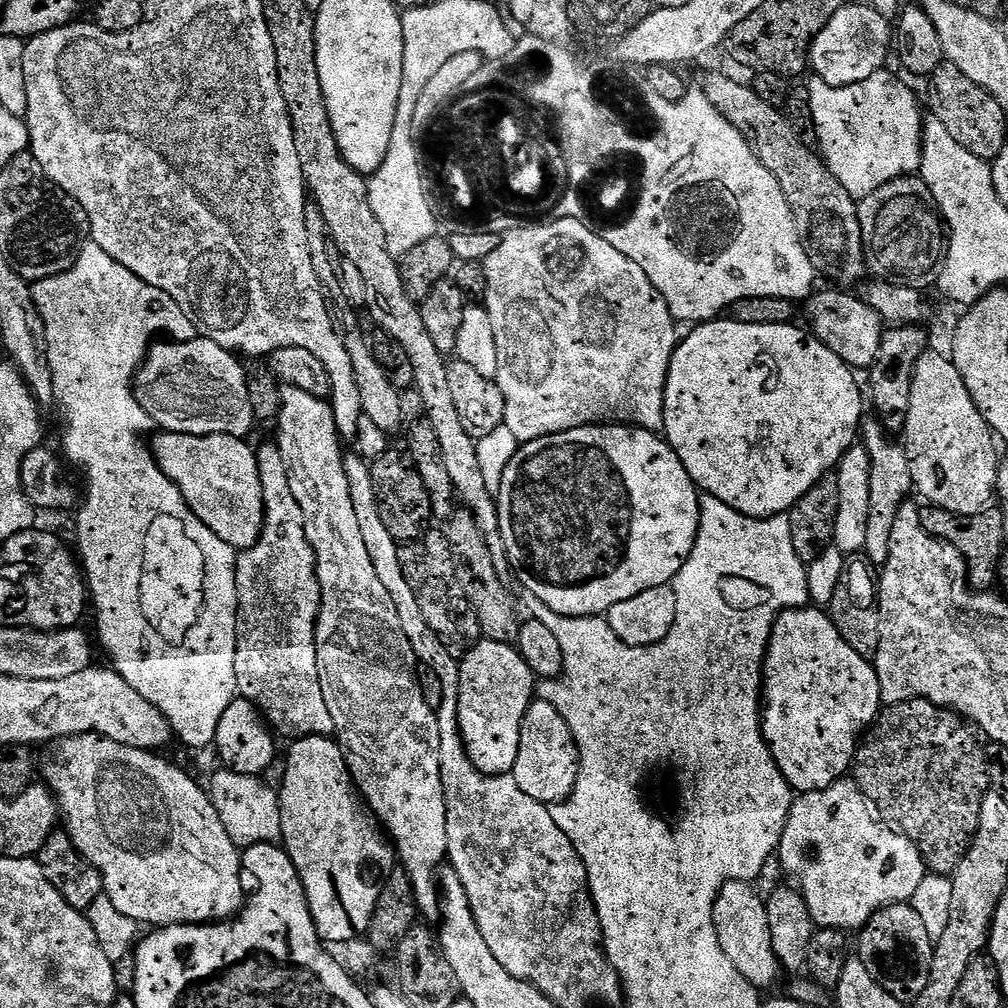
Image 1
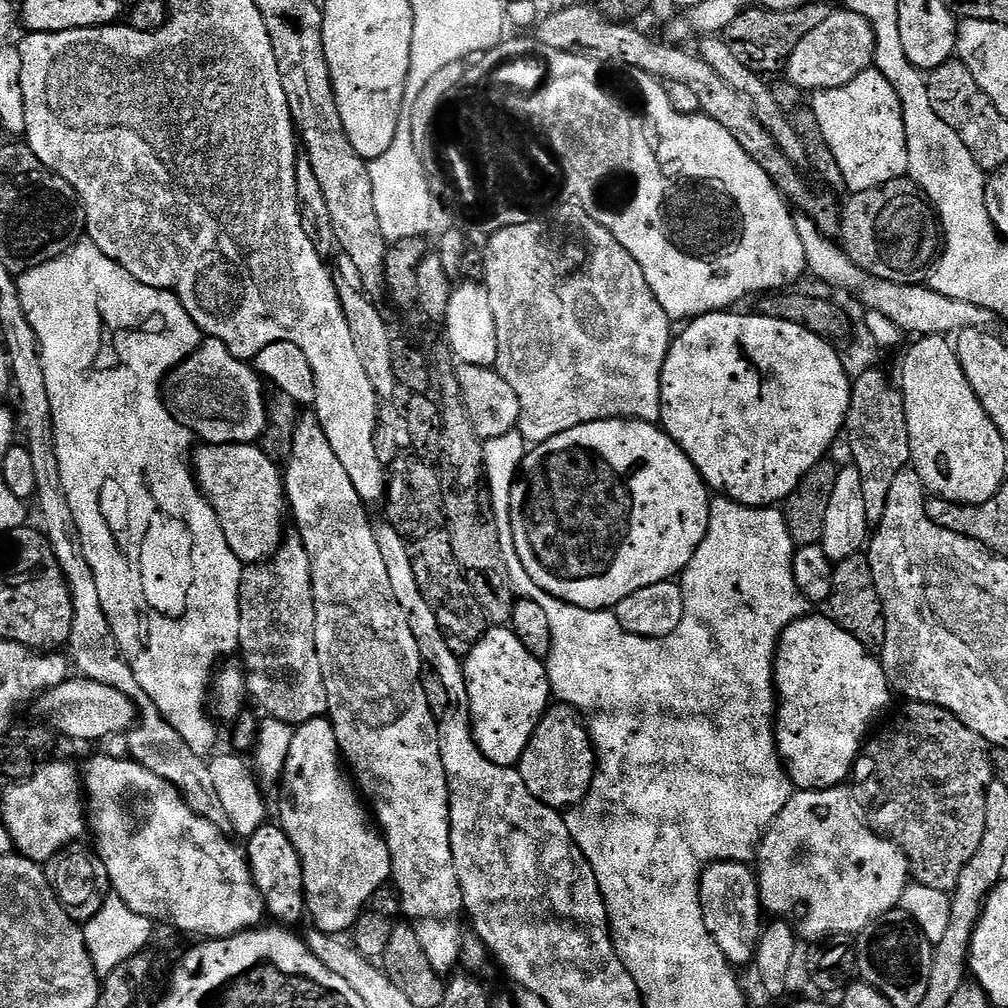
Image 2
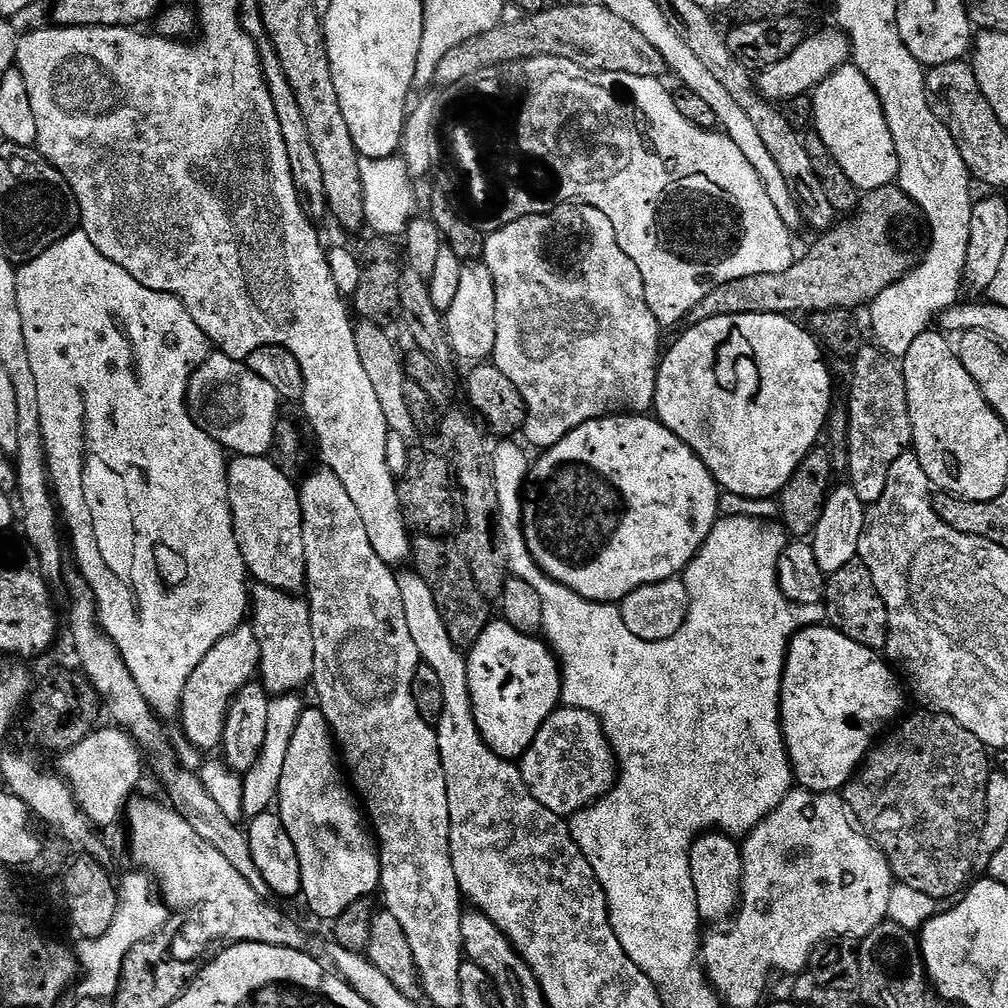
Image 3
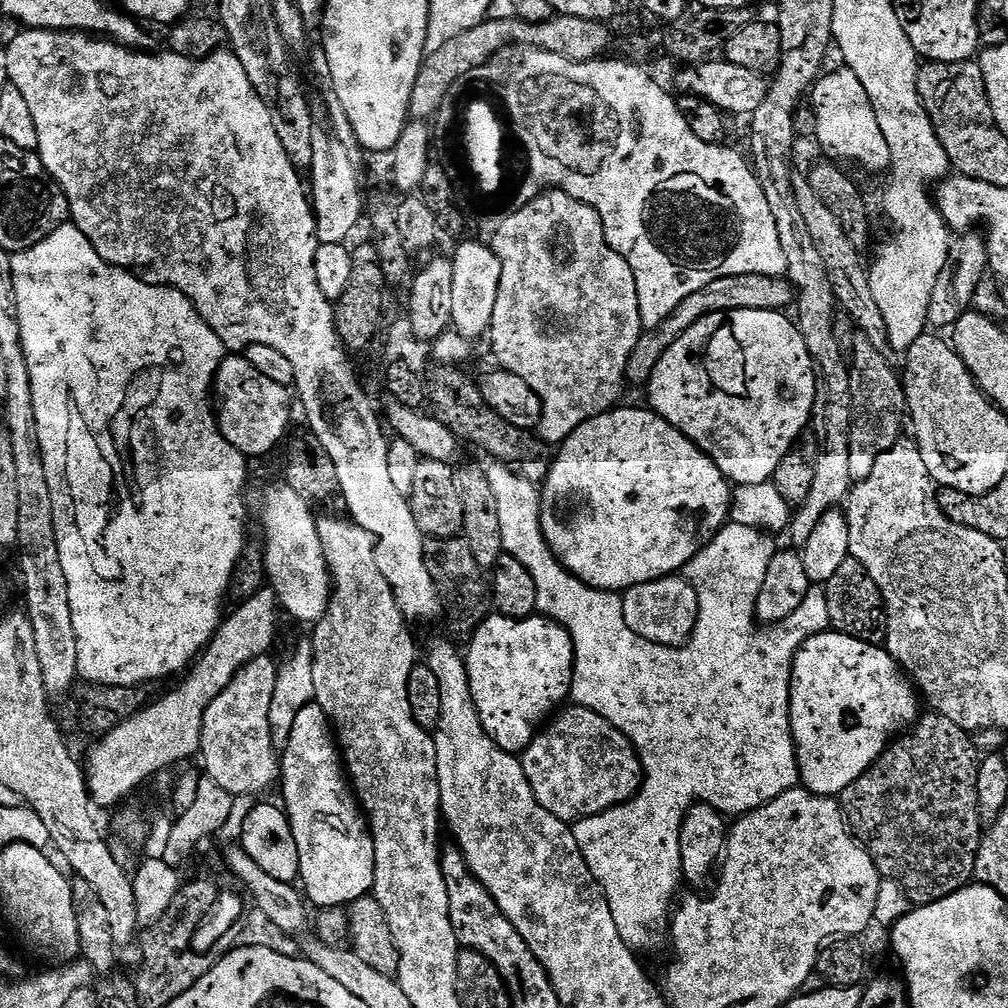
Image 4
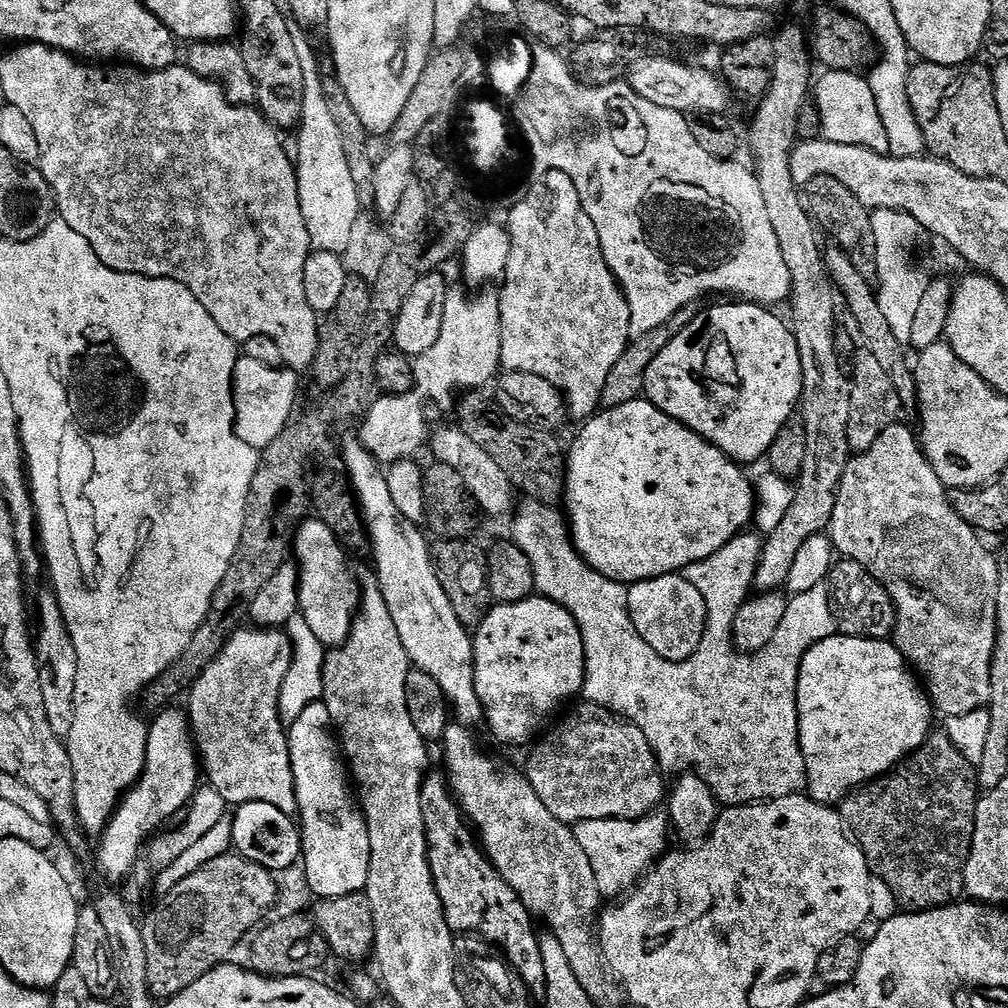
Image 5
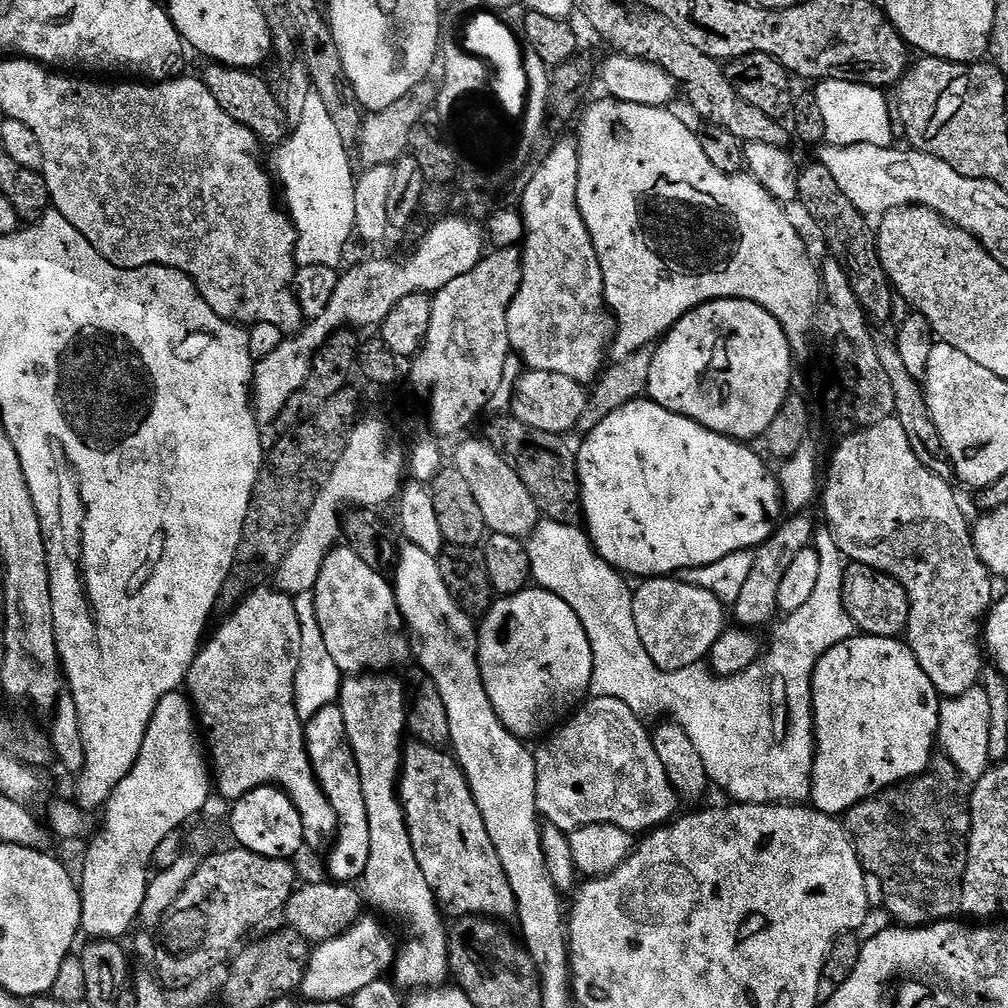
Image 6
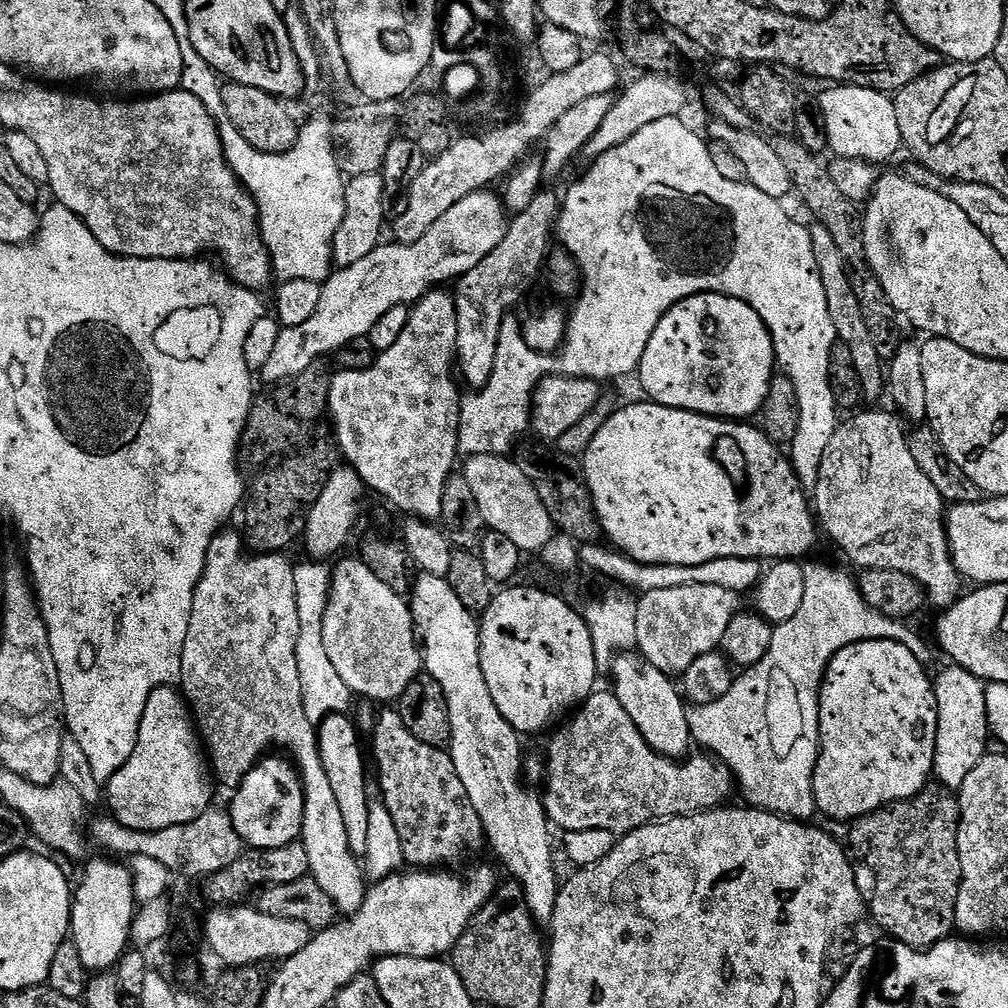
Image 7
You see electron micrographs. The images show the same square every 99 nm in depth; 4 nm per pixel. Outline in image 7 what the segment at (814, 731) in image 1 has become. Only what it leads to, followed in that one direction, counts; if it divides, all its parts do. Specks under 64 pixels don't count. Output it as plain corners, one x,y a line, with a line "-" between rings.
894,640
859,641
834,654
820,690
820,757
812,779
816,807
832,820
851,822
929,787
935,766
938,702
929,669

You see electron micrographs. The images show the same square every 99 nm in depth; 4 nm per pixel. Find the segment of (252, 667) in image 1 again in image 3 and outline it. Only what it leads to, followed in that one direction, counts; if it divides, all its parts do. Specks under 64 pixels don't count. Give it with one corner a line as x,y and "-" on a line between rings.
256,584
250,592
250,623
260,651
258,676
269,697
287,696
299,693
299,688
307,689
314,674
314,634
307,599
274,586

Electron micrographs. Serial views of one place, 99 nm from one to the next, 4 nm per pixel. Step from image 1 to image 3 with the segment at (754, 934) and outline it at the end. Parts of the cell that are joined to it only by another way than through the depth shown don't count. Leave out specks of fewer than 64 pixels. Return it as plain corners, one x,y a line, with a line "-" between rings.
715,830
697,836
690,850
690,878
694,878
694,898
698,902
701,921
716,926
719,920
728,922
740,907
742,882
741,845
733,837

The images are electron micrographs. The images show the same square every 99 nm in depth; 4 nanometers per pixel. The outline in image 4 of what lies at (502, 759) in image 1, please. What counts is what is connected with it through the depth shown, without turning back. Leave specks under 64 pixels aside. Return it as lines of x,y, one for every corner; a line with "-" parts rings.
539,614
527,616
525,620
489,615
466,645
466,663
470,694
474,694
474,706
486,734
494,738
499,748
513,754
523,754
527,750
545,721
561,707
559,704
563,700
569,699
572,691
574,646
570,634
558,622

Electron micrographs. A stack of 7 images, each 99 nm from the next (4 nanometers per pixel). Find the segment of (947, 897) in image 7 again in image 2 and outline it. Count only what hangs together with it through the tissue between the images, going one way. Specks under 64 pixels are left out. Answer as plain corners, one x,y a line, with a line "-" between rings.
908,702
903,706
905,708
897,714
896,720
890,721
880,733
877,731
865,743
860,755
856,757
856,765
852,767
850,777
850,791
863,819
873,829
878,830
881,836
891,840
893,844
902,849
905,858
908,859
911,879
922,886
951,894
958,886
958,878
962,875
962,870
966,870
966,862
970,862
970,858
974,858
974,853
982,842
982,834
986,830
986,790
994,783
990,745
987,740
974,734
974,730
966,727
957,716
950,714
945,708
938,707
937,704

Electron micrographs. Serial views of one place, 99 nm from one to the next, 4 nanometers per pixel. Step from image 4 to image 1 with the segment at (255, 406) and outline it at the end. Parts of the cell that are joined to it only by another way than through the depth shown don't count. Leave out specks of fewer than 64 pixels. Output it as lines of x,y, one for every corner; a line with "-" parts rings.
197,338
153,343
148,349
148,355
144,357
143,364
136,372
134,391
142,410
150,414
157,429
195,436
226,434
244,438
249,435
247,432
251,430
252,424
257,423
254,410
250,406
250,394
246,394
247,381
244,376
244,364
233,353
214,342

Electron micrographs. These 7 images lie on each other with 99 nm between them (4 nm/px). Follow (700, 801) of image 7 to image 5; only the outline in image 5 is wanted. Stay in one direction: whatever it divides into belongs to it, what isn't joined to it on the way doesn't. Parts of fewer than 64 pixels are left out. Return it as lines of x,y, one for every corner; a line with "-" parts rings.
587,702
581,703
581,705
581,708
574,709
553,732
545,731
535,741
534,747
536,749
529,754
528,768
526,767
526,775
530,786
534,786
534,794
538,794
538,798
542,798
543,804
546,805
546,810
550,810
550,814
554,814
554,818
558,818
562,823
569,826
575,826
587,820
641,820
644,816
655,813
659,809
656,807
659,804
661,807
662,801
666,796
666,788
664,792
664,779
666,779
666,776
660,767
660,763
656,761
650,742
646,742
646,734
642,734
642,730
638,730
638,726
634,726
624,717
618,716
615,712
606,710
602,706

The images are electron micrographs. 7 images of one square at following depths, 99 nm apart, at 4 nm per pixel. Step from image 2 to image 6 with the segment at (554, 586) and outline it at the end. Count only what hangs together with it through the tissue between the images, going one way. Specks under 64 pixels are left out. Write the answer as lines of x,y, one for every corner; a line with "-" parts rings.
639,398
615,410
608,418
603,419
594,430
590,430
580,441
576,452
576,469
580,475
580,503
582,505
582,520
596,552
604,561
625,577
640,576
672,576
683,574
689,568
710,566
710,562
718,562
718,558
726,558
726,554
734,554
745,550
755,550
766,543
776,531
782,513
782,495
779,479
764,465
765,457
755,452
755,447
747,443
731,440
728,436
718,434
714,430
706,430
698,422
686,418
682,414
674,414
654,401

